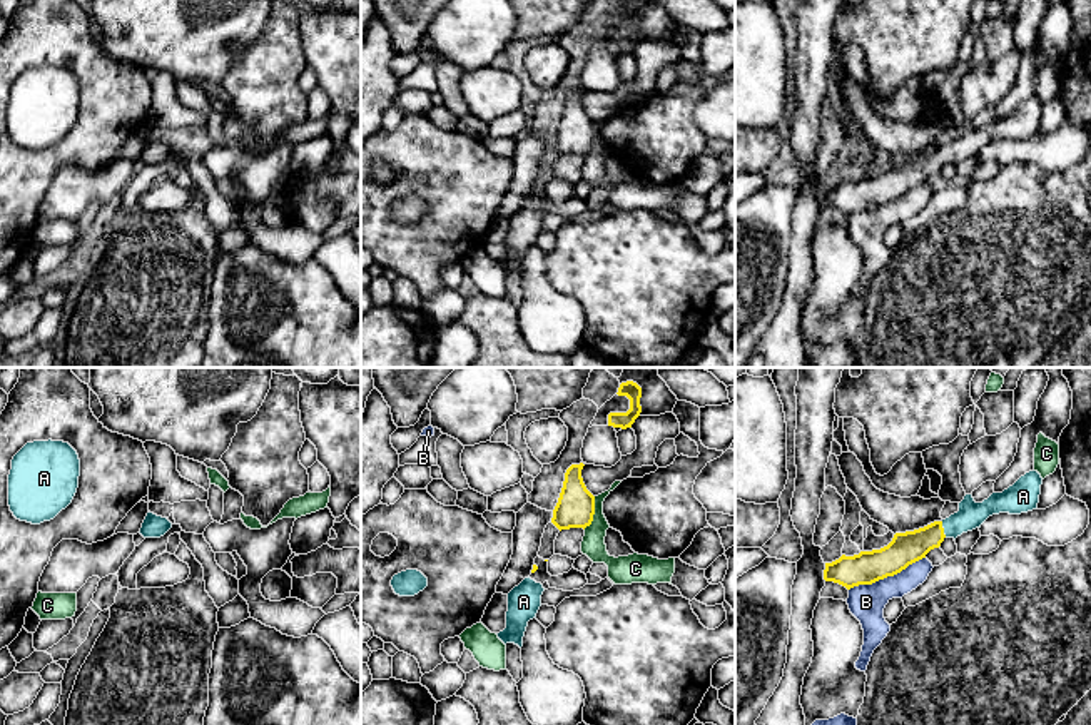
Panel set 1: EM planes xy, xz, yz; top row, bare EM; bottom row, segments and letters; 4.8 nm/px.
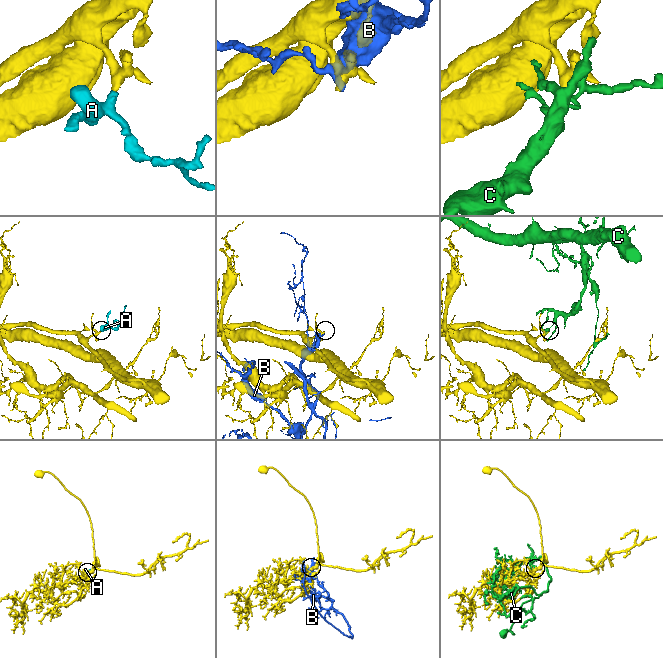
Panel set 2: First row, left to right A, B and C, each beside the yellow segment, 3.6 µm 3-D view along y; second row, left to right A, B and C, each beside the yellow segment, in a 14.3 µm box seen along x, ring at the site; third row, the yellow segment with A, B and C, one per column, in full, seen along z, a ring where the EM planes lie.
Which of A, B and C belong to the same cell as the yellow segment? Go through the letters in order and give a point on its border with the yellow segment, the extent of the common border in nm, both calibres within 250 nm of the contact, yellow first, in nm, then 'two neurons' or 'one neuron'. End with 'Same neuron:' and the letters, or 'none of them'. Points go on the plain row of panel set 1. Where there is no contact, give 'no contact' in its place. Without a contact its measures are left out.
A: meets yellow in yz at (943, 156); contact 80 nm long; 160 nm thick on the yellow side, 140 nm on the other; one neuron
B: meets yellow in yz at (886, 202); contact 400 nm long; 160 nm thick on the yellow side, 180 nm on the other; two neurons
C: meets yellow in xz at (593, 139); contact 170 nm long; 190 nm thick on the yellow side, 110 nm on the other; two neurons
Same neuron: A

